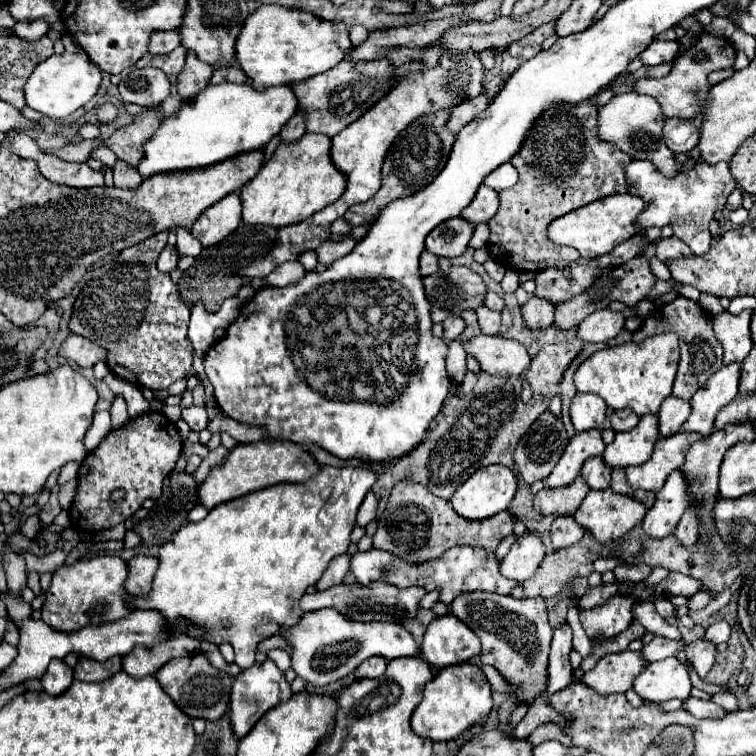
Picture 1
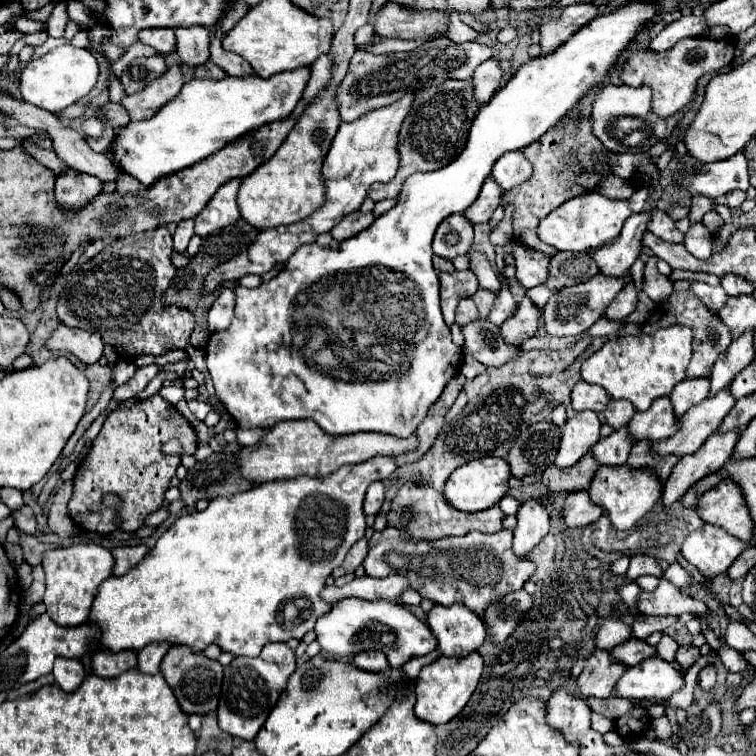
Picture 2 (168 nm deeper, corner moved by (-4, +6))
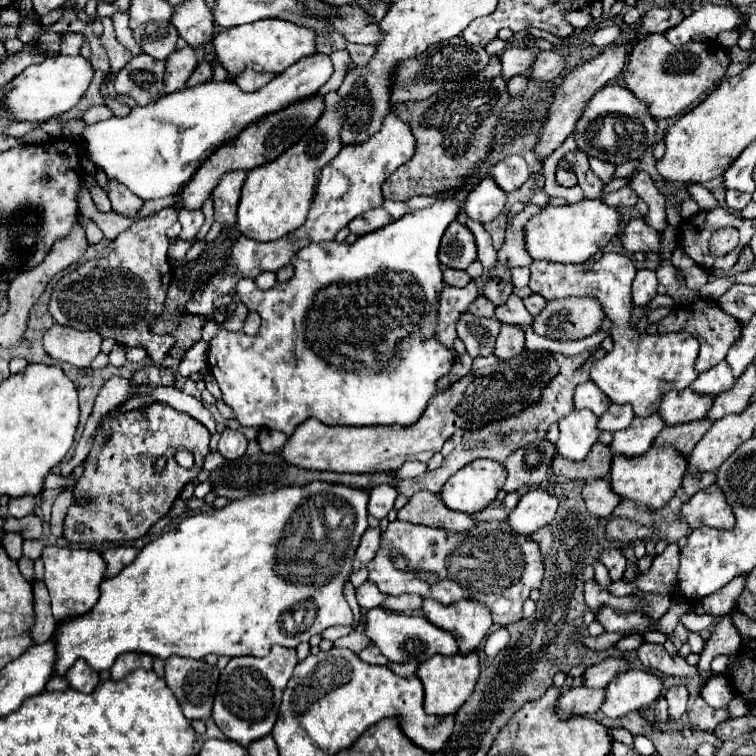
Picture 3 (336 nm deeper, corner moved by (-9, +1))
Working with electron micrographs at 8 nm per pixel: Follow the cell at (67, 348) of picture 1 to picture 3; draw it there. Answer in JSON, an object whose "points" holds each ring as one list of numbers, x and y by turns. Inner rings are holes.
{"points":[[58,323,44,333,46,353,74,367,90,367,100,353,100,343,102,337,96,331,76,331]]}

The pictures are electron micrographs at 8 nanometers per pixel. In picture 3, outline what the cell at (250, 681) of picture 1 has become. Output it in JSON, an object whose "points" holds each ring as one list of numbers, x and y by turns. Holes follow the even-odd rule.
{"points":[[280,645,272,647,272,651,260,659,258,657,230,659,230,663,224,667,220,675,218,693,212,711,212,719,230,741,236,741,238,745,246,747,248,743,270,735,278,717,278,707,282,701,284,687,292,677,296,663,298,663,296,651]]}

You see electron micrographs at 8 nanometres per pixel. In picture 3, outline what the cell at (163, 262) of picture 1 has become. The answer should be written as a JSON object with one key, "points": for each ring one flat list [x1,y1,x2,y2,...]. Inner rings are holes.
{"points":[[180,209,180,211,178,211,178,221,180,221,180,225,182,225,180,239,192,243,192,241,196,239,198,231,200,231,202,225,204,225,204,215,202,215,202,211,184,211,184,209]]}

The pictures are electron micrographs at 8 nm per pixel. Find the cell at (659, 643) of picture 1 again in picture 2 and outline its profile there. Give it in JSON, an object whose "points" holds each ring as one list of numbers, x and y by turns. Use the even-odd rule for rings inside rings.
{"points":[[631,638,631,640,627,640,627,642,609,650,611,660,619,662,623,666,635,666,637,662,641,662,649,656,655,656,655,654,657,654,655,646,649,646,647,642,637,640,637,638]]}

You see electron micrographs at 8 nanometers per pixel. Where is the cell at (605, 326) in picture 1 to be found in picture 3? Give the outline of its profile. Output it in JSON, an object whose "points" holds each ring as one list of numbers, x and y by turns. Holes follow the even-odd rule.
{"points":[[648,269,638,271,638,275,632,283,632,303,636,307,648,305,648,301,652,301,656,295,656,287,658,287,658,281,656,281,654,271,648,271]]}

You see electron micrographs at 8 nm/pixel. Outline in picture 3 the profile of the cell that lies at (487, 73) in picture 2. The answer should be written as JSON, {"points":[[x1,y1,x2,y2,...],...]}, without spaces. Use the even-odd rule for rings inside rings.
{"points":[[508,47,504,51,504,55,500,57,502,63,502,79,510,79,514,75,524,73,534,61,534,55,530,53,530,49,516,49,516,47]]}

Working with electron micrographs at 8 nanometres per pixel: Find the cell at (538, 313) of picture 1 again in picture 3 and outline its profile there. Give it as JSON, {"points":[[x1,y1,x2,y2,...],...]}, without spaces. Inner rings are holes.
{"points":[[502,325,500,335,496,339,494,355,500,359,512,359,524,351,526,335,518,325]]}

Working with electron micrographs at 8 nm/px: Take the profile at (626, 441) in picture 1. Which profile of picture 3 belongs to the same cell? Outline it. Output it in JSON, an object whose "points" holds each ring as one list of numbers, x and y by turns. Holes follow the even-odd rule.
{"points":[[692,389,684,391,670,391,664,395,658,415,664,419,668,427,672,425,682,425,682,423,692,423,700,421,706,417,708,407,712,405,714,399,700,399,700,395,692,393]]}

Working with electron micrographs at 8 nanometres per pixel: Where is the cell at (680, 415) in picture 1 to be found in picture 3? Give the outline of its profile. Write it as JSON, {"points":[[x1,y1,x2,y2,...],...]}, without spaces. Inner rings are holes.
{"points":[[724,361,724,363,718,363,716,367,712,367,712,371,706,371,704,375,698,375,692,381,690,389,698,395,716,397,716,395,728,391,732,385,734,385,734,379,732,379,732,373,728,371,728,365]]}

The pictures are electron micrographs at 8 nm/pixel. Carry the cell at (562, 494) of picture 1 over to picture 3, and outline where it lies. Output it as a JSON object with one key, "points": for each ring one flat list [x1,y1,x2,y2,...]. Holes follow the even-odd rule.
{"points":[[596,443,592,447,592,451,588,453,588,459,584,459,580,463,560,459,560,455,558,455,552,463,552,471,556,475,562,475,562,477,568,477,568,479,574,479,574,481,590,481,590,479,608,477,610,463,612,463,610,447]]}

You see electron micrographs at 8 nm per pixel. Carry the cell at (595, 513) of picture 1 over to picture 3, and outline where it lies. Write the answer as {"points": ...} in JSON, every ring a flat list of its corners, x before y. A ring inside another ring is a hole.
{"points":[[660,447,660,451,648,451,636,459,632,457,614,457,610,467,610,487,616,495,622,499,632,501,636,507,642,507,646,511,658,511,664,507,676,493,676,489,682,485,682,477,686,471,686,459,680,459,676,451,670,451,670,447]]}

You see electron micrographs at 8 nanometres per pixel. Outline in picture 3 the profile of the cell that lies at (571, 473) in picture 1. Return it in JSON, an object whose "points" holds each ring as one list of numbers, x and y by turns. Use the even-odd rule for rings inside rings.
{"points":[[572,411,566,419,558,421,560,439,556,441,556,449,564,459,584,461,592,445,598,441,598,417,592,411]]}

